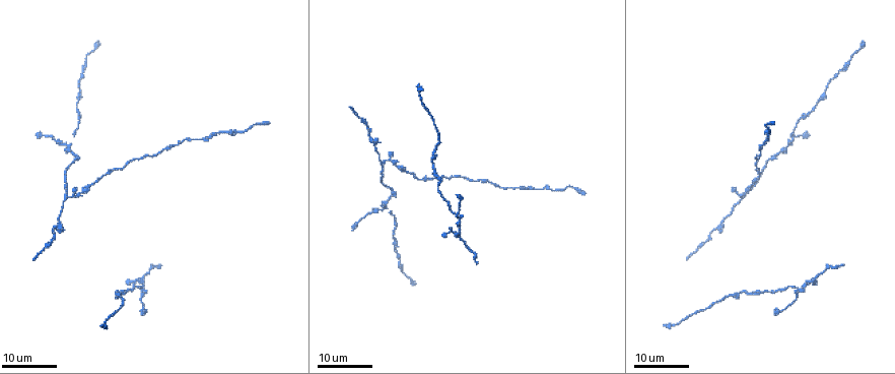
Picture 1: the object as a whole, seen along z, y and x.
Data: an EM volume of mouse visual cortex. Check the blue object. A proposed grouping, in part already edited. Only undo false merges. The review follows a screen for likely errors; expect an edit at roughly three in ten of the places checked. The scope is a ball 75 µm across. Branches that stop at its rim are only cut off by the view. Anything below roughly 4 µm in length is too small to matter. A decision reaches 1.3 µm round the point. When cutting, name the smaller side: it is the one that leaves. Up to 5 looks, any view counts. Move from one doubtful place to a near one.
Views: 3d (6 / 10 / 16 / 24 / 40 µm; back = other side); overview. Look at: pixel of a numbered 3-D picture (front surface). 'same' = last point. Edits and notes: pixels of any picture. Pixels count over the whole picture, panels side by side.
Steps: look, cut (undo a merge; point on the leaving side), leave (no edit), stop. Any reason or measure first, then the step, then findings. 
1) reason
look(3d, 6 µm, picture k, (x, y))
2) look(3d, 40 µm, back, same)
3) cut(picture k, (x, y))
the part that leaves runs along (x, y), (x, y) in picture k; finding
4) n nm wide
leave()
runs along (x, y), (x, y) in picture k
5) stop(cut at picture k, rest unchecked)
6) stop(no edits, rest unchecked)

four arms meet
look(3d, 24 µm, picture 1, (457, 236))

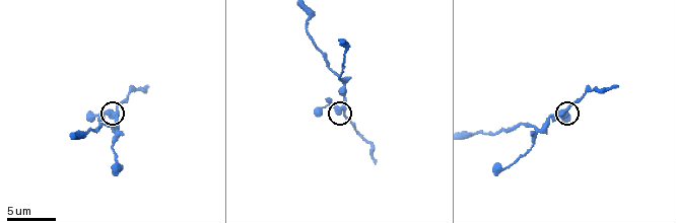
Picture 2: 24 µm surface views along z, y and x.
zoom in
look(3d, 6 µm, picture 2, (115, 109))

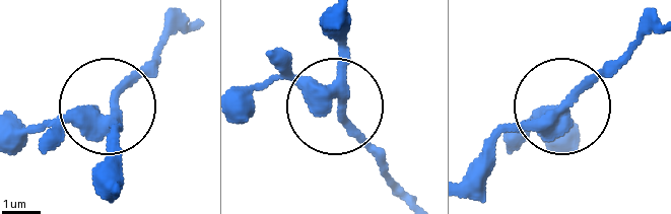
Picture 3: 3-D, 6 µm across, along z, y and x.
4 arms
leave()
all the same neuron

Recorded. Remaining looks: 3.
arms part here
look(3d, 16 µm, picture 1, (65, 198))

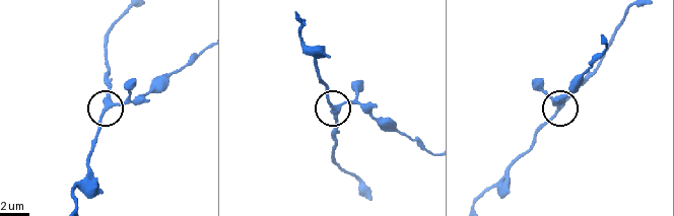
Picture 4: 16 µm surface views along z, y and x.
look(3d, 10 µm, picture 4, (555, 111))

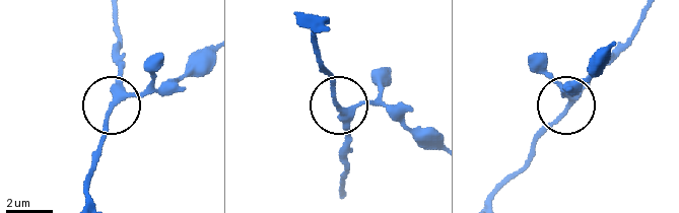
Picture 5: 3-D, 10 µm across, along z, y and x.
3 arms
leave()
runs along (112, 111), (134, 95), (179, 89) in picture 5; all the same neuron

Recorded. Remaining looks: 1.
stop(no edits, rest unchecked)

